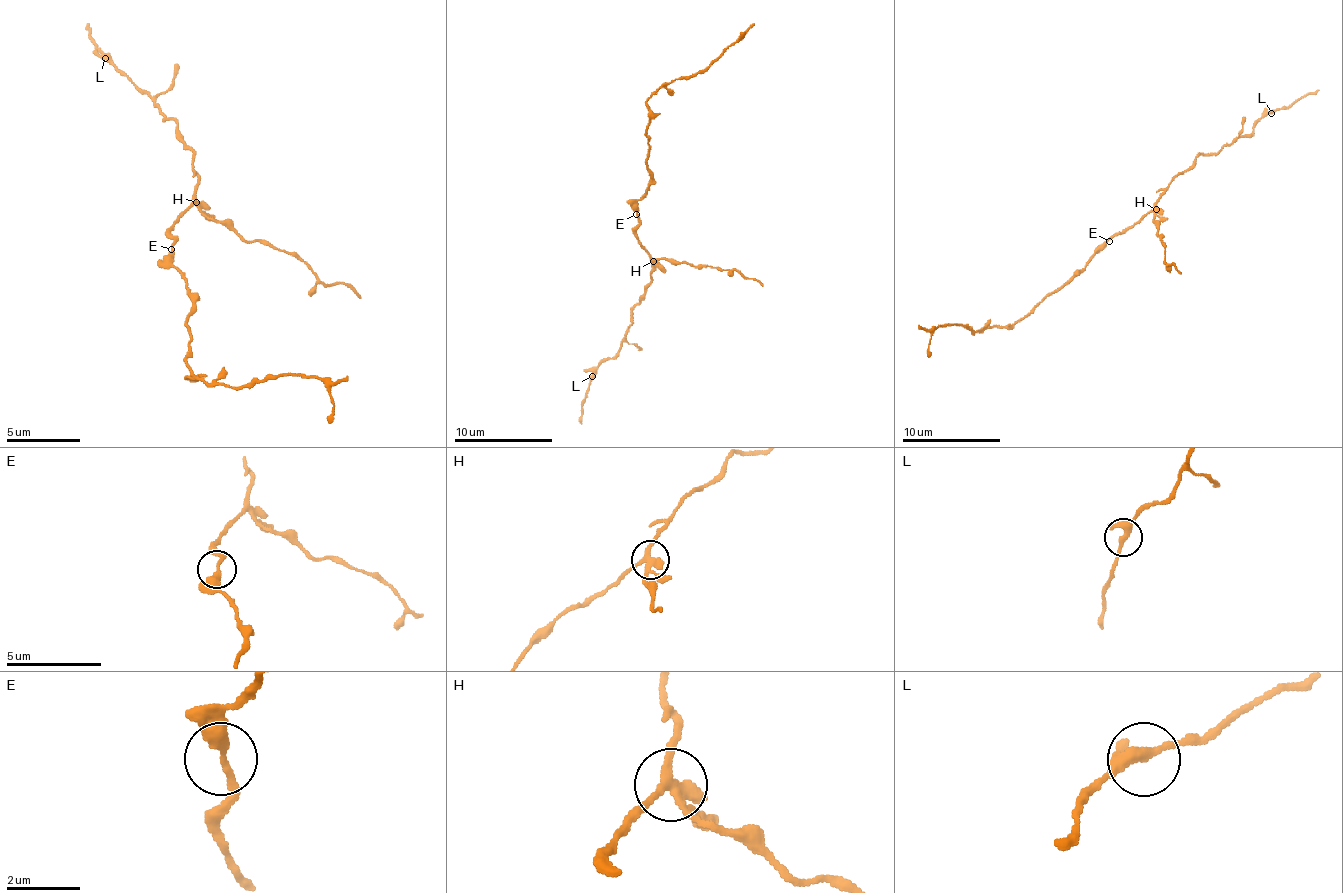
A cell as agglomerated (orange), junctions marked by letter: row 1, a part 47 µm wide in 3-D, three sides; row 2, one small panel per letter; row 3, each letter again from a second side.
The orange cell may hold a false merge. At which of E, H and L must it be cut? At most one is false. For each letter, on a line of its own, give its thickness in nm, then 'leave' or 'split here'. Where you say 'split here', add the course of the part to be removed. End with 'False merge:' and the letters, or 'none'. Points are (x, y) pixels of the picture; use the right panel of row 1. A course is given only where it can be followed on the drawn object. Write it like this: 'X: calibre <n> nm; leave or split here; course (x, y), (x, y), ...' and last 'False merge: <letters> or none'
E: calibre 260 nm; leave
H: calibre 280 nm; split here; course (1155, 209), (1153, 219), (1163, 243), (1165, 260), (1173, 263), (1180, 273)
L: calibre 280 nm; leave
False merge: H

